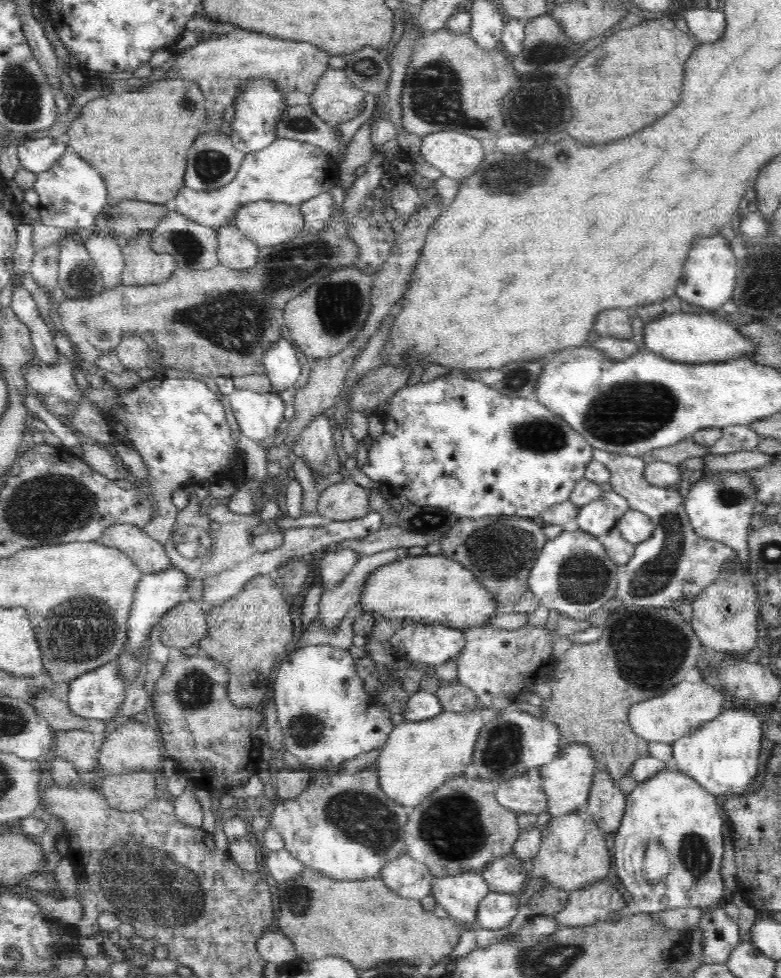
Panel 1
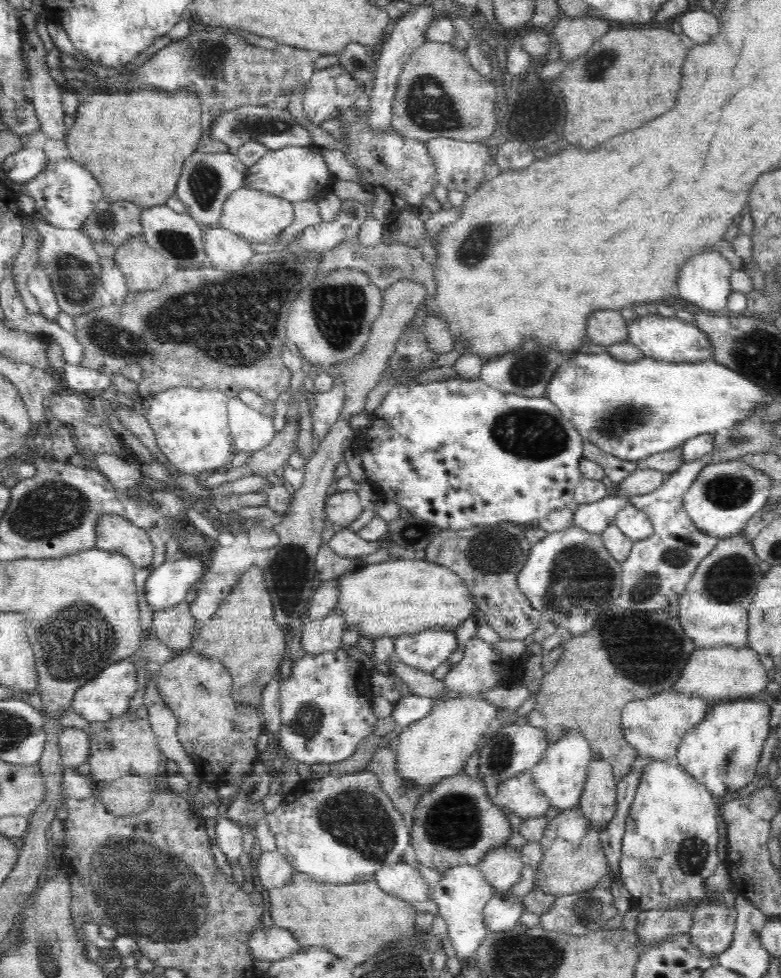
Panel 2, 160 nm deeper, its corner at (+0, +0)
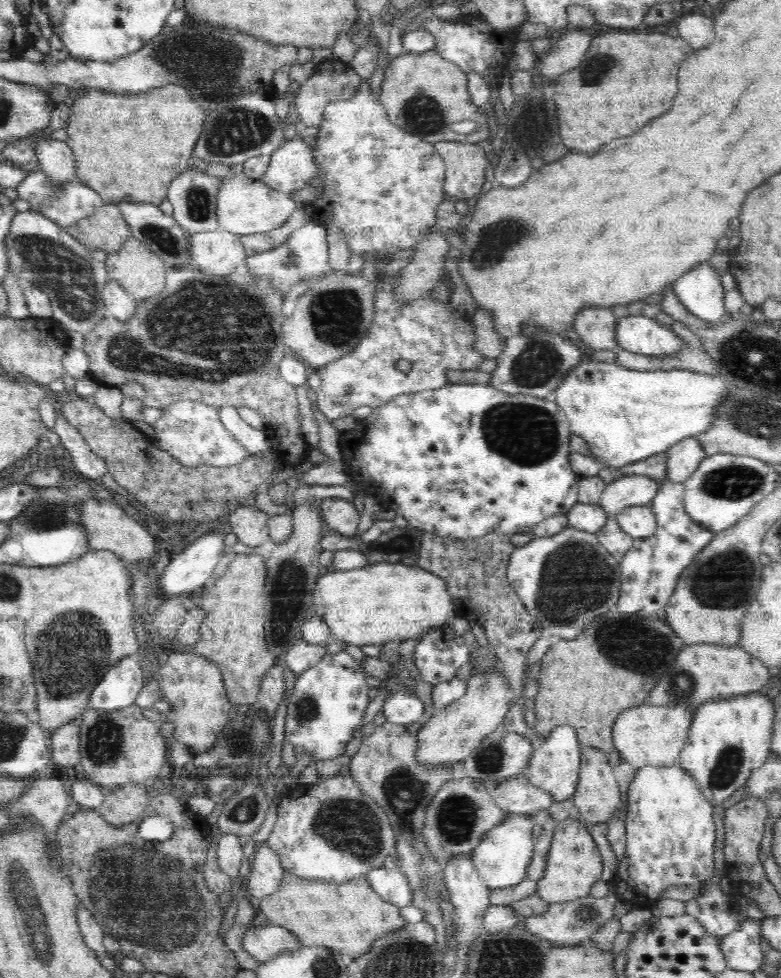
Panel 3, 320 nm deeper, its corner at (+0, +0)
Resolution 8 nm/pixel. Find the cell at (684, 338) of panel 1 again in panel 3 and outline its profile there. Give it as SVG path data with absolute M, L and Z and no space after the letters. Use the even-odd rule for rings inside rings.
M629 315L617 320L616 340L619 349L658 357L686 348L684 340L670 327L641 315Z

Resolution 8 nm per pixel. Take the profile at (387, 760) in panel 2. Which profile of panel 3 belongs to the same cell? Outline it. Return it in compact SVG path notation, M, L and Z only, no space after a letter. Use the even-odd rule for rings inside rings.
M386 722L377 726L371 735L363 738L358 752L350 759L348 773L354 778L356 785L360 787L360 791L364 795L368 795L378 806L381 806L388 820L390 820L394 836L396 836L396 846L393 852L396 868L406 876L413 894L411 905L419 908L423 912L423 921L431 924L434 928L436 945L443 954L446 949L446 922L444 922L444 914L440 904L444 900L448 900L446 883L444 883L444 865L432 857L432 851L428 849L428 845L424 841L422 830L424 830L426 808L430 806L436 792L444 784L454 779L454 772L452 771L452 765L420 765L420 761L416 759L416 748L418 748L418 737L416 734L410 733L406 725Z

